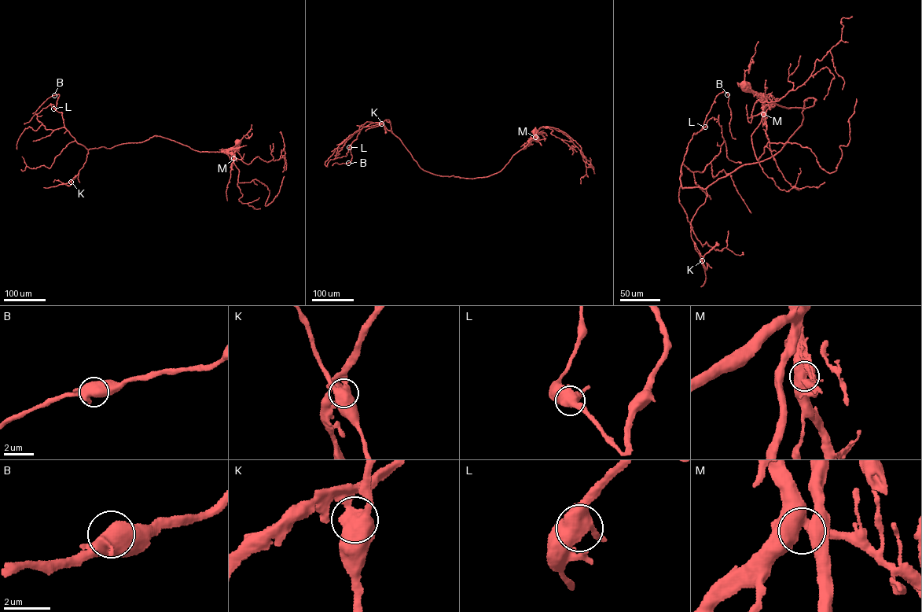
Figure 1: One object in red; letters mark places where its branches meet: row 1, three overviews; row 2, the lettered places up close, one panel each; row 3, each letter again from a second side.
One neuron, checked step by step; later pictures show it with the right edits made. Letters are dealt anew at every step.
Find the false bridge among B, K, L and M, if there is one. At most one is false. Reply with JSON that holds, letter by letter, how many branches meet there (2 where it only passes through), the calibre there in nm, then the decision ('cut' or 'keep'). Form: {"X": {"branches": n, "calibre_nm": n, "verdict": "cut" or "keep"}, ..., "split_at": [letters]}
{"B": {"branches": 3, "calibre_nm": 550, "verdict": "keep"}, "K": {"branches": 3, "calibre_nm": 600, "verdict": "cut"}, "L": {"branches": 3, "calibre_nm": 550, "verdict": "keep"}, "M": {"branches": 3, "calibre_nm": 480, "verdict": "keep"}, "split_at": ["K"]}

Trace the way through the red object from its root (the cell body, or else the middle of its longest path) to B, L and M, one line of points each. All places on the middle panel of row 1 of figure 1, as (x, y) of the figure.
B: (535, 130), (501, 171), (486, 177), (424, 171), (378, 122), (361, 129), (348, 163)
L: (535, 130), (532, 140), (501, 171), (473, 178), (424, 170), (399, 138), (379, 123), (363, 127), (349, 147)
M: (535, 130), (531, 141), (535, 137)

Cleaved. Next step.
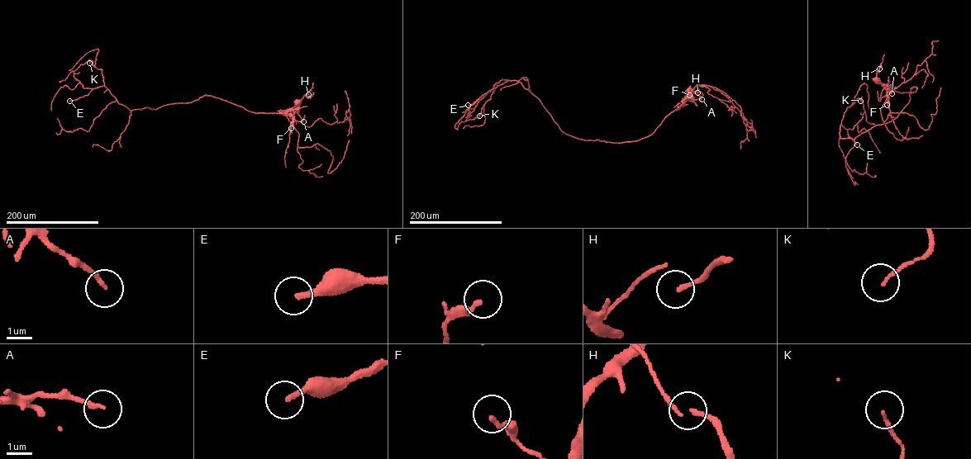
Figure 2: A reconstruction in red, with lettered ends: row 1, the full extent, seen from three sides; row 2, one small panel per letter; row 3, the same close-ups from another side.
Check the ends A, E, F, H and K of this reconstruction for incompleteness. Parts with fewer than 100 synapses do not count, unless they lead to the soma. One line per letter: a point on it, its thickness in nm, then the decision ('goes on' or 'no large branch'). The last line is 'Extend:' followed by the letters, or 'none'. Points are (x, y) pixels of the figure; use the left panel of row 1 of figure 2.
A: place (303, 121); calibre 160 nm; no large branch
E: place (69, 101); calibre 220 nm; no large branch
F: place (291, 128); calibre 150 nm; no large branch
H: place (308, 94); calibre 110 nm; no large branch
K: place (89, 63); calibre 100 nm; no large branch
Extend: none

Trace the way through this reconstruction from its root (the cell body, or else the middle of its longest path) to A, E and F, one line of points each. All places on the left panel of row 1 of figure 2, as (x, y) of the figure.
A: (299, 101), (291, 111), (297, 111), (303, 121)
E: (299, 101), (283, 112), (256, 113), (204, 95), (189, 102), (131, 111), (119, 104), (103, 86), (69, 101)
F: (299, 101), (290, 110), (292, 120), (291, 128)

